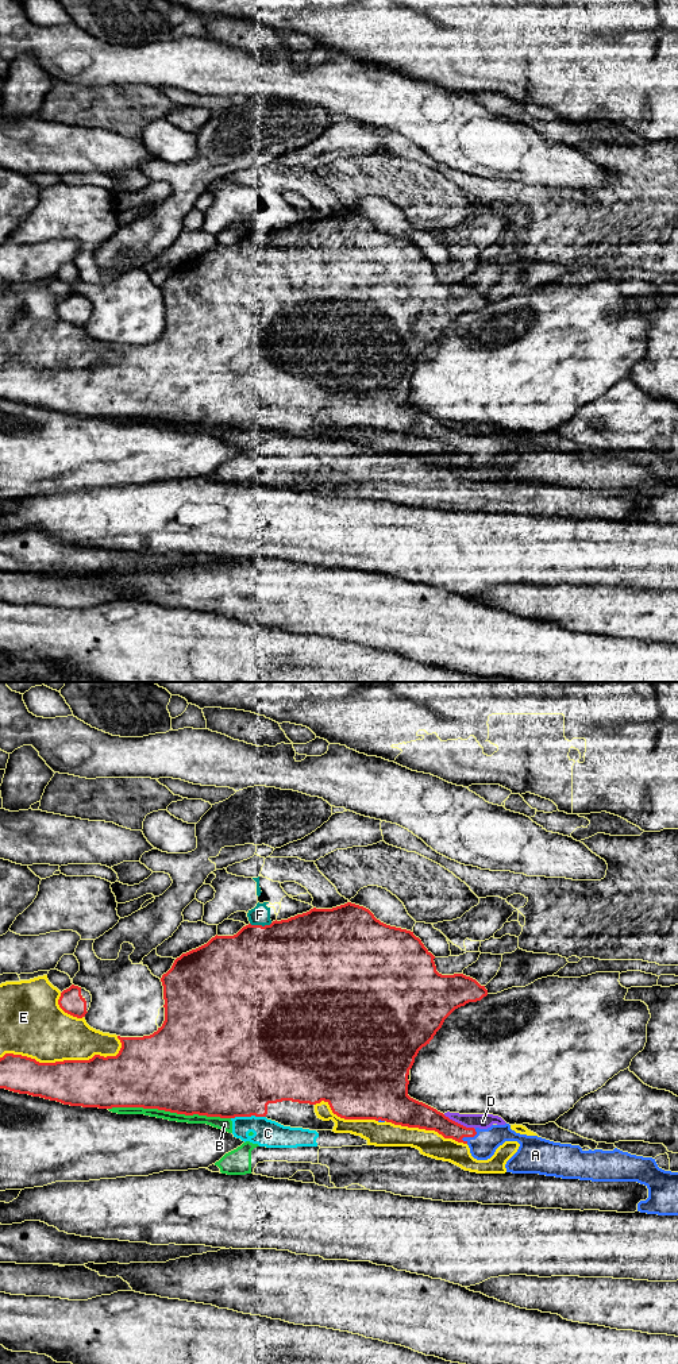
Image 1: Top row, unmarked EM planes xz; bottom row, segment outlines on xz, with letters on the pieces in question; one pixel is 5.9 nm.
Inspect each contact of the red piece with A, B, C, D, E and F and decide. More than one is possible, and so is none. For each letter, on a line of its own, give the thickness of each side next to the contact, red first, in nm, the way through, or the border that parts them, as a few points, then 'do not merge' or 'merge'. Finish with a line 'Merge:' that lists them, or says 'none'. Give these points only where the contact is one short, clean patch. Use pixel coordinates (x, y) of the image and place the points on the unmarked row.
A: 130/160 nm | merge
B: 500/60 nm | do not merge
C: 500/160 nm | do not merge
D: 150/90 nm | along xz (443, 423), (474, 438) | do not merge
E: 300/360 nm | do not merge
F: 500/110 nm | do not merge
Merge: A

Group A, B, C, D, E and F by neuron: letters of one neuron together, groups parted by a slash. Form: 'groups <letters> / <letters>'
groups A / B C / D / E / F

